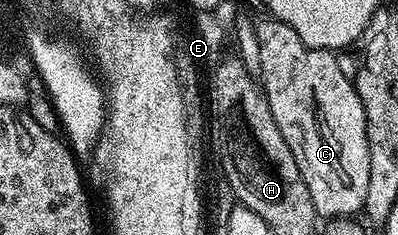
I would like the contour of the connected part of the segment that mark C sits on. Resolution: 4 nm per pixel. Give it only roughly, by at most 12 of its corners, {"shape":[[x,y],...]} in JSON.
{"shape":[[255,21],[270,114],[320,218],[365,211],[366,110],[338,55]]}

